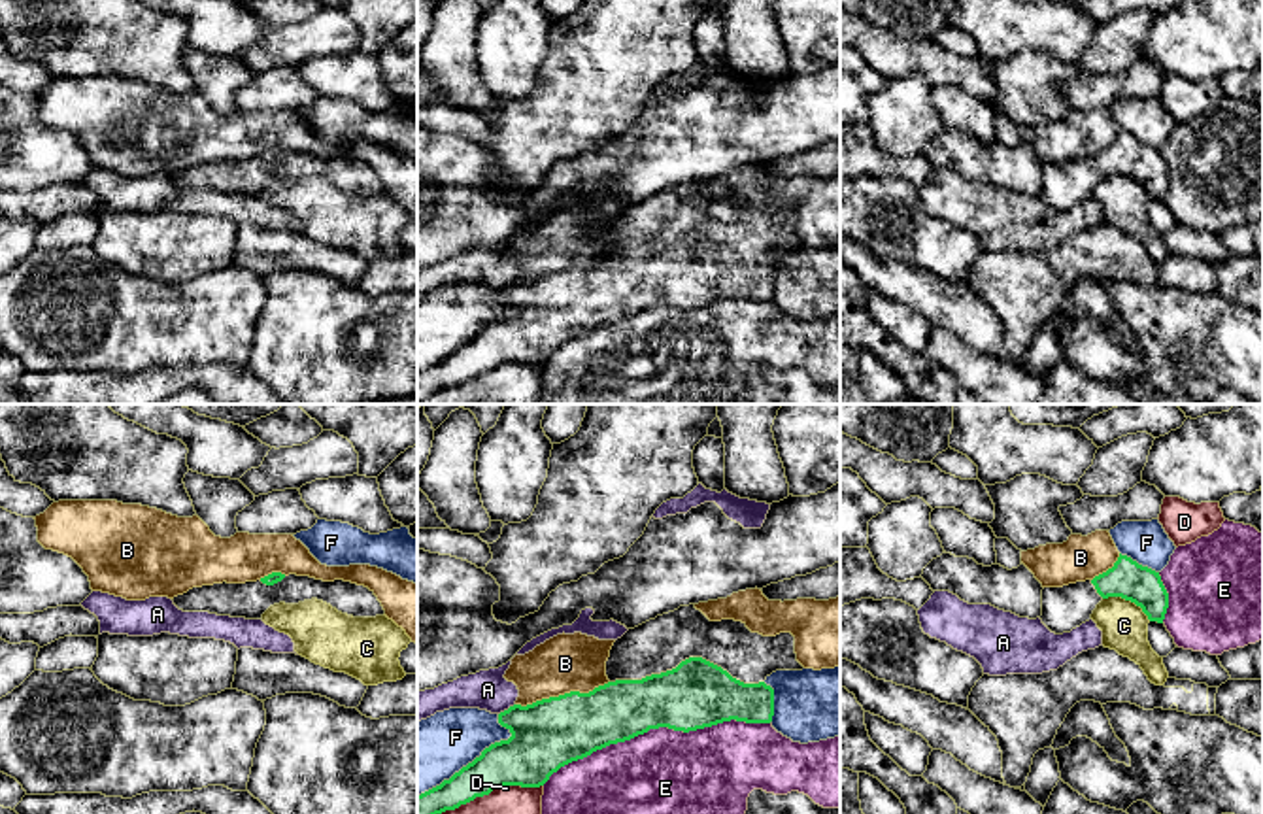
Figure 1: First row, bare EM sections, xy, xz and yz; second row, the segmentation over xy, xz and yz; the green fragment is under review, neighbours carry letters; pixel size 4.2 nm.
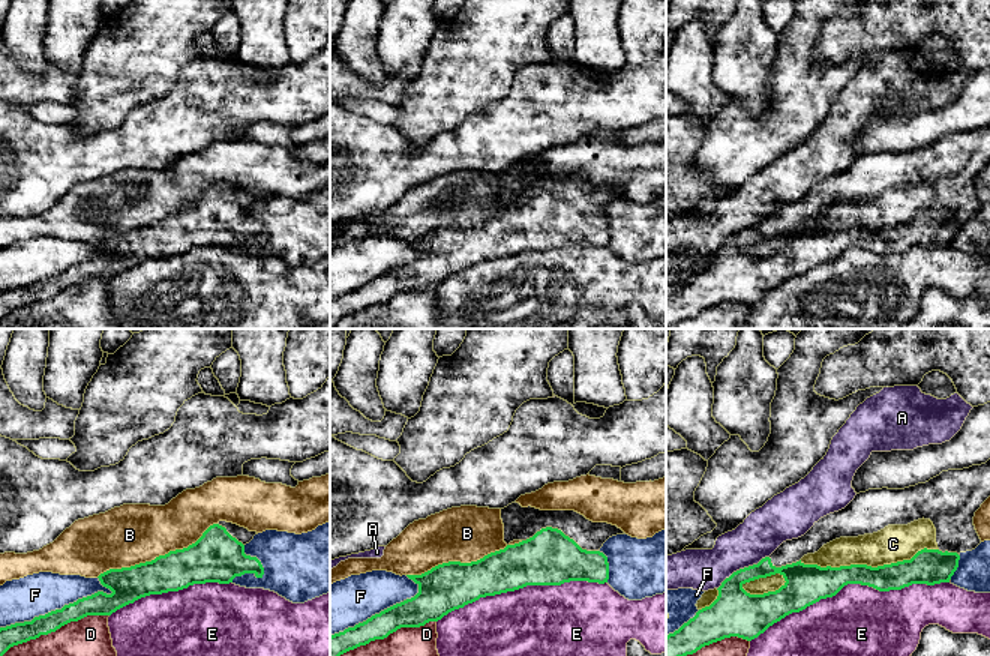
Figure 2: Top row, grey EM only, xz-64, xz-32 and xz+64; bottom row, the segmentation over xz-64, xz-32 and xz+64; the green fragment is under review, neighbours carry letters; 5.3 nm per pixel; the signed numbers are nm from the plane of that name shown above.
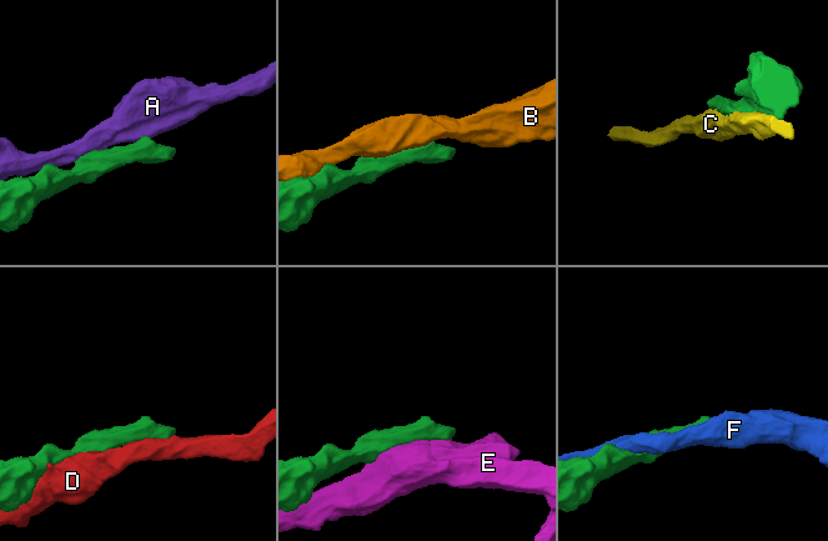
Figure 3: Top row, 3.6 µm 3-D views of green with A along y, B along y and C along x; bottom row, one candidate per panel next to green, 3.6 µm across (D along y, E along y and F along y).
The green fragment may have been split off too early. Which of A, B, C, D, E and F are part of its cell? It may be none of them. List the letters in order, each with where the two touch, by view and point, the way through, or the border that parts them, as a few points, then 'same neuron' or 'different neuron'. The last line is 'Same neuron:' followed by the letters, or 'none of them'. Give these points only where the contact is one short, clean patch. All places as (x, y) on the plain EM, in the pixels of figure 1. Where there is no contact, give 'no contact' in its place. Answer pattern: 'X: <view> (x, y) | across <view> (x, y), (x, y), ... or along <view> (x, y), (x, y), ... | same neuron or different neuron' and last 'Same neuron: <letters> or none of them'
A: xz (508, 286) | along xz (514, 280), (499, 291) | different neuron
B: xz (561, 272) | different neuron
C: yz (1128, 176) | different neuron
D: xz (480, 373) | different neuron
E: xz (656, 305) | different neuron
F: xz (476, 335) | different neuron
Same neuron: none of them

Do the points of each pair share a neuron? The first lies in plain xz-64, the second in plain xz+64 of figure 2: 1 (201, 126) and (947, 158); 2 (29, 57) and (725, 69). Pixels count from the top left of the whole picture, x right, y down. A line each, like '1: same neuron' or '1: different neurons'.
1: different neurons
2: different neurons

